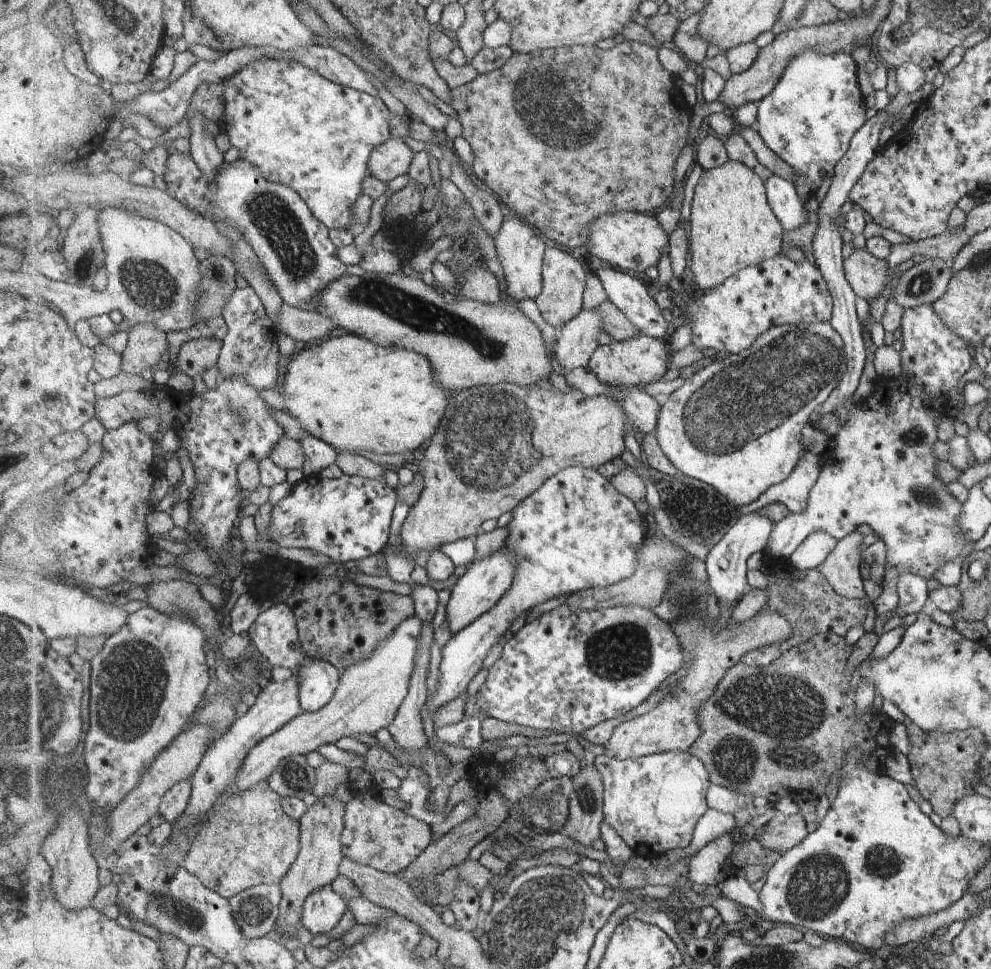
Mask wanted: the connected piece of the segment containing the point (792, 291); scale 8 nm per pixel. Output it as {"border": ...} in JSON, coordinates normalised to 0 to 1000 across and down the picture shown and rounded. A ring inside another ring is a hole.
{"border":[[[789,262],[771,268],[764,275],[754,276],[746,283],[735,287],[718,300],[703,302],[693,312],[692,326],[699,336],[699,355],[703,361],[719,361],[748,365],[756,361],[763,351],[782,336],[817,335],[838,333],[841,328],[842,310],[828,278],[816,268],[800,270]]]}

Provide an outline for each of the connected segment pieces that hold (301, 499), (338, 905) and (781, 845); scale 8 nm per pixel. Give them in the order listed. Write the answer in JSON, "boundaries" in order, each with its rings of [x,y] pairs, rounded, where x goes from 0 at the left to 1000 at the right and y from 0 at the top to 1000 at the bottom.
{"boundaries":[[[[322,490],[309,491],[293,506],[274,526],[271,554],[284,566],[313,567],[332,574],[337,581],[364,578],[386,571],[396,549],[396,537],[402,519],[401,510],[388,493],[372,494],[362,490],[348,490],[332,494]]],[[[335,913],[316,921],[307,935],[306,953],[317,965],[336,960],[348,941],[349,929],[340,923]]],[[[783,837],[771,852],[766,869],[774,875],[780,875],[788,882],[806,873],[816,863],[812,842],[806,838],[801,841],[792,841],[790,838]]]]}

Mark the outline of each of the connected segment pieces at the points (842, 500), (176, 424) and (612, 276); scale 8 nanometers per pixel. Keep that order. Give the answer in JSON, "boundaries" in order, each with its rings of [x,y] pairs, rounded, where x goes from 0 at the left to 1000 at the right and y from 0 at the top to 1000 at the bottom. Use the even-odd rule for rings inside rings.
{"boundaries":[[[[937,314],[911,319],[907,341],[910,347],[910,359],[906,363],[907,386],[903,390],[886,391],[887,398],[881,401],[880,409],[875,409],[874,417],[868,417],[868,413],[861,413],[859,409],[853,417],[847,419],[844,429],[852,434],[852,439],[849,439],[842,449],[844,458],[839,464],[845,475],[841,475],[841,479],[835,477],[835,481],[829,482],[826,495],[816,511],[816,520],[809,523],[812,528],[800,528],[786,541],[781,541],[771,569],[774,574],[796,577],[822,547],[832,547],[848,558],[865,547],[867,541],[876,541],[894,566],[891,590],[900,585],[905,588],[911,586],[923,594],[936,598],[946,586],[964,578],[965,574],[975,575],[980,563],[984,561],[974,555],[966,541],[965,535],[970,533],[970,518],[956,508],[955,499],[939,491],[943,473],[939,471],[937,458],[943,456],[943,427],[939,423],[939,407],[933,409],[931,405],[933,400],[937,402],[933,390],[970,390],[970,386],[980,378],[978,365],[974,361],[976,357],[962,341],[952,334],[941,316]]],[[[243,388],[221,389],[218,398],[209,401],[203,413],[196,411],[194,407],[154,401],[124,404],[112,411],[99,412],[97,417],[96,430],[108,445],[118,444],[132,433],[141,434],[148,429],[157,429],[162,434],[157,449],[158,453],[164,447],[175,444],[182,453],[181,461],[191,466],[199,491],[199,504],[197,504],[195,516],[191,519],[191,530],[194,531],[198,545],[203,549],[201,553],[207,553],[210,568],[216,570],[216,578],[219,580],[220,575],[229,577],[233,561],[238,559],[238,542],[247,519],[247,509],[240,494],[241,481],[249,477],[251,473],[260,474],[261,477],[272,473],[275,462],[288,452],[288,442],[277,433],[269,415],[261,409],[261,402],[251,398],[251,394],[247,394],[247,390]]],[[[610,272],[603,277],[602,285],[615,310],[635,327],[649,346],[662,350],[673,347],[675,336],[667,322],[668,318],[660,309],[650,292],[637,283],[626,281],[625,277]]]]}

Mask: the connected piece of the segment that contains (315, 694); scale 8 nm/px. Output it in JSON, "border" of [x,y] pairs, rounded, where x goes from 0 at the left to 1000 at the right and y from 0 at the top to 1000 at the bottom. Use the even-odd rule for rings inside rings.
{"border":[[[312,679],[300,693],[304,700],[302,720],[306,735],[324,733],[340,714],[344,697],[344,691],[332,682]]]}

